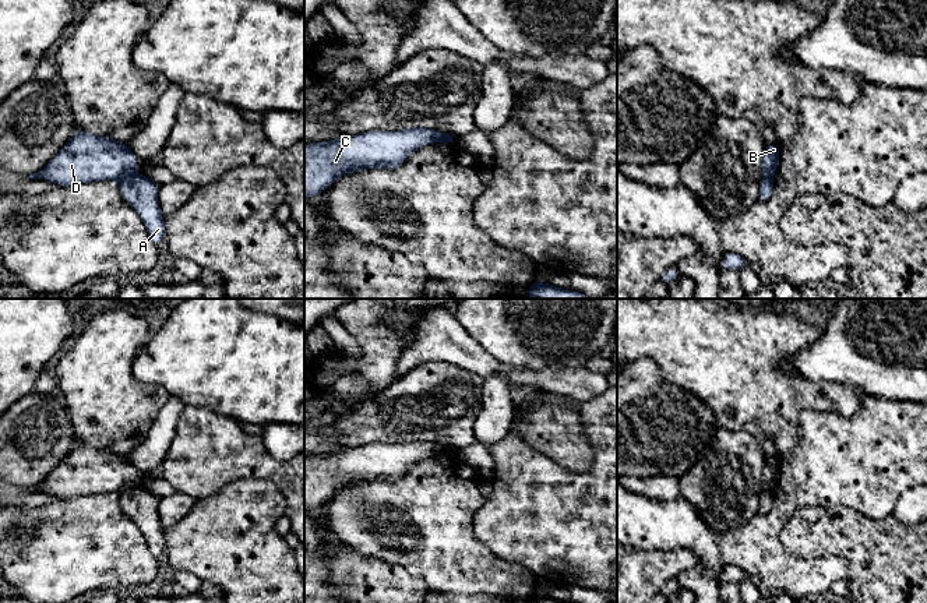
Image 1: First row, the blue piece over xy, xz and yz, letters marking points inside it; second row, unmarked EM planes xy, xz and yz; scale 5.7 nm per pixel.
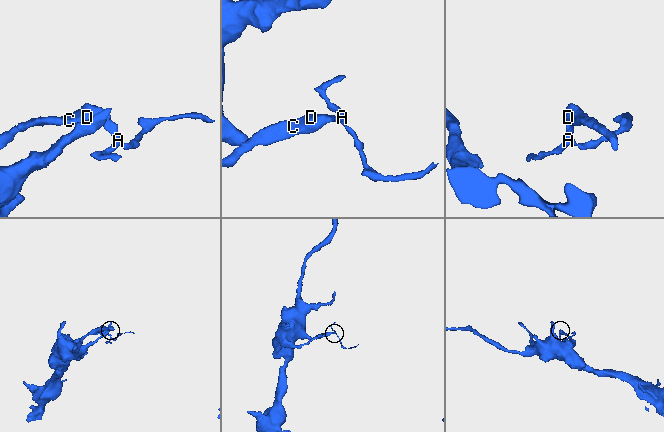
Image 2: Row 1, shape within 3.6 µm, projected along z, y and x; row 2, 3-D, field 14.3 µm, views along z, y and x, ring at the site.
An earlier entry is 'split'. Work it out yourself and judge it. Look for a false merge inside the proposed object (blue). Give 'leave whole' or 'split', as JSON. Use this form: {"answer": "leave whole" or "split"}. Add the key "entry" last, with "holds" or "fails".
{"answer": "split", "entry": "holds"}

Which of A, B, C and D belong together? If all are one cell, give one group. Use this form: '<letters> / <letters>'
A / B C D

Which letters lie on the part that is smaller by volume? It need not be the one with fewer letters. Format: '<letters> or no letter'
A

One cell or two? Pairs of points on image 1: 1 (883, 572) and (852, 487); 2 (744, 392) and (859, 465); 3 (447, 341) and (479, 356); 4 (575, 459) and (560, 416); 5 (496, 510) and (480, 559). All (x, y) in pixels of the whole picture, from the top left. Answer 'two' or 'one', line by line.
1: two
2: two
3: one
4: one
5: two

